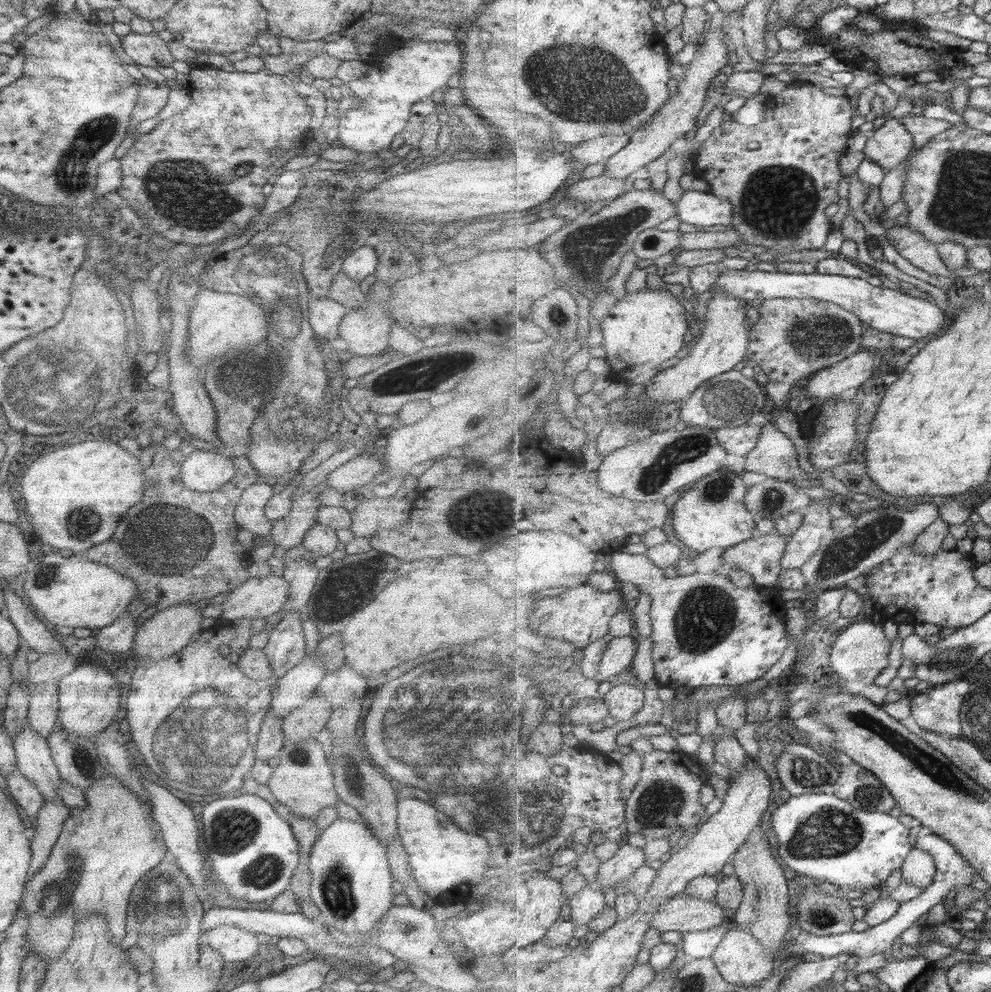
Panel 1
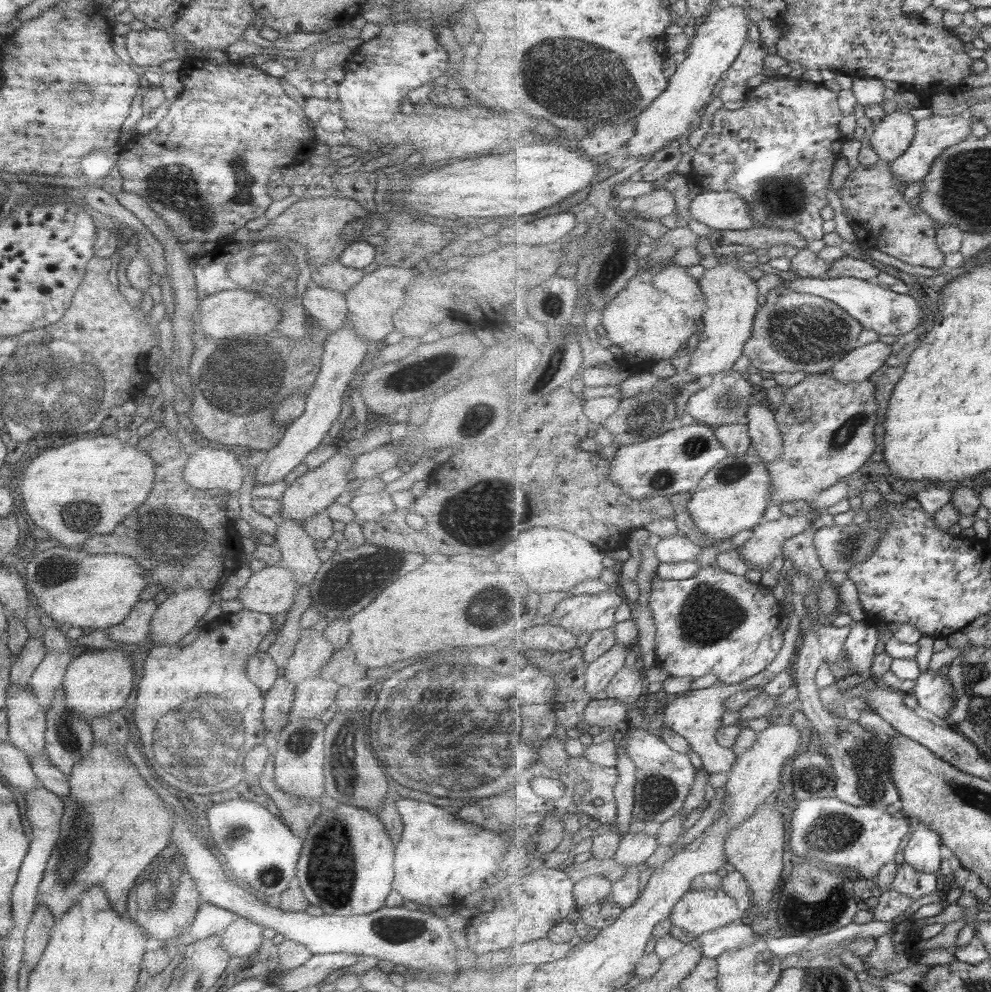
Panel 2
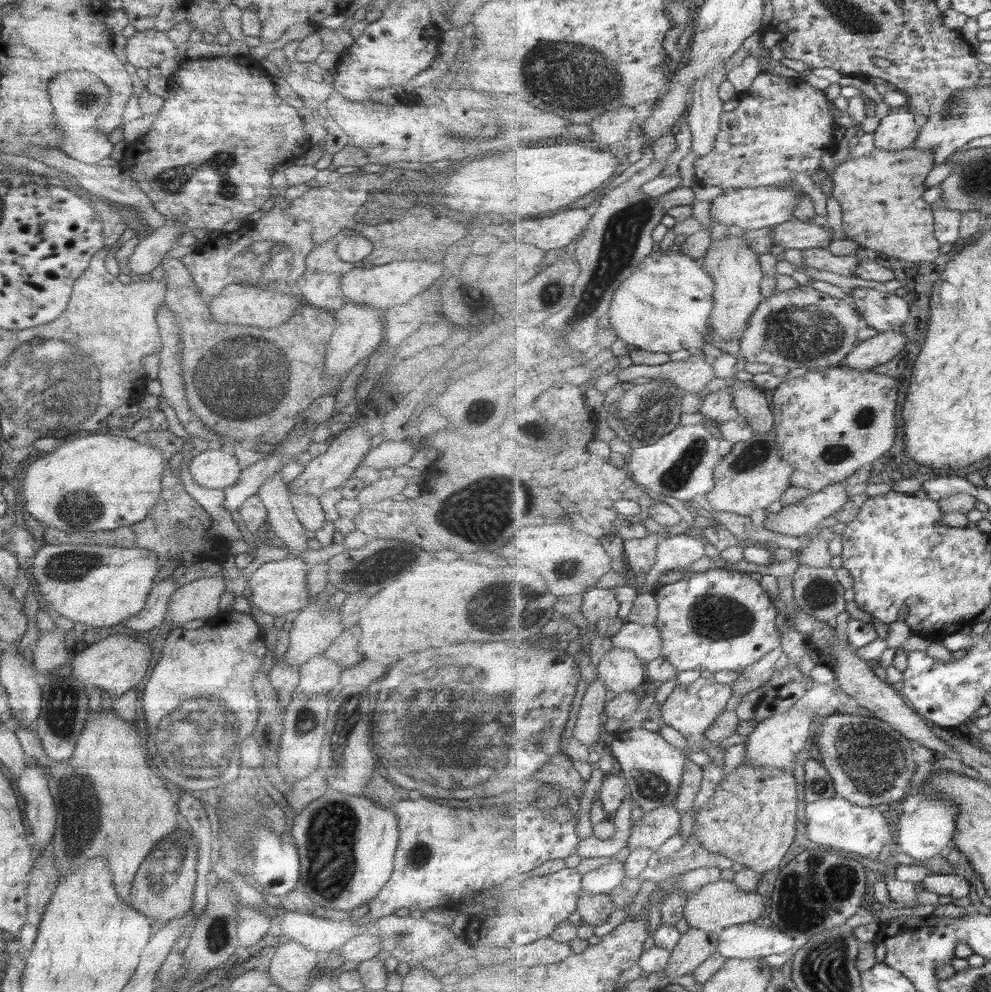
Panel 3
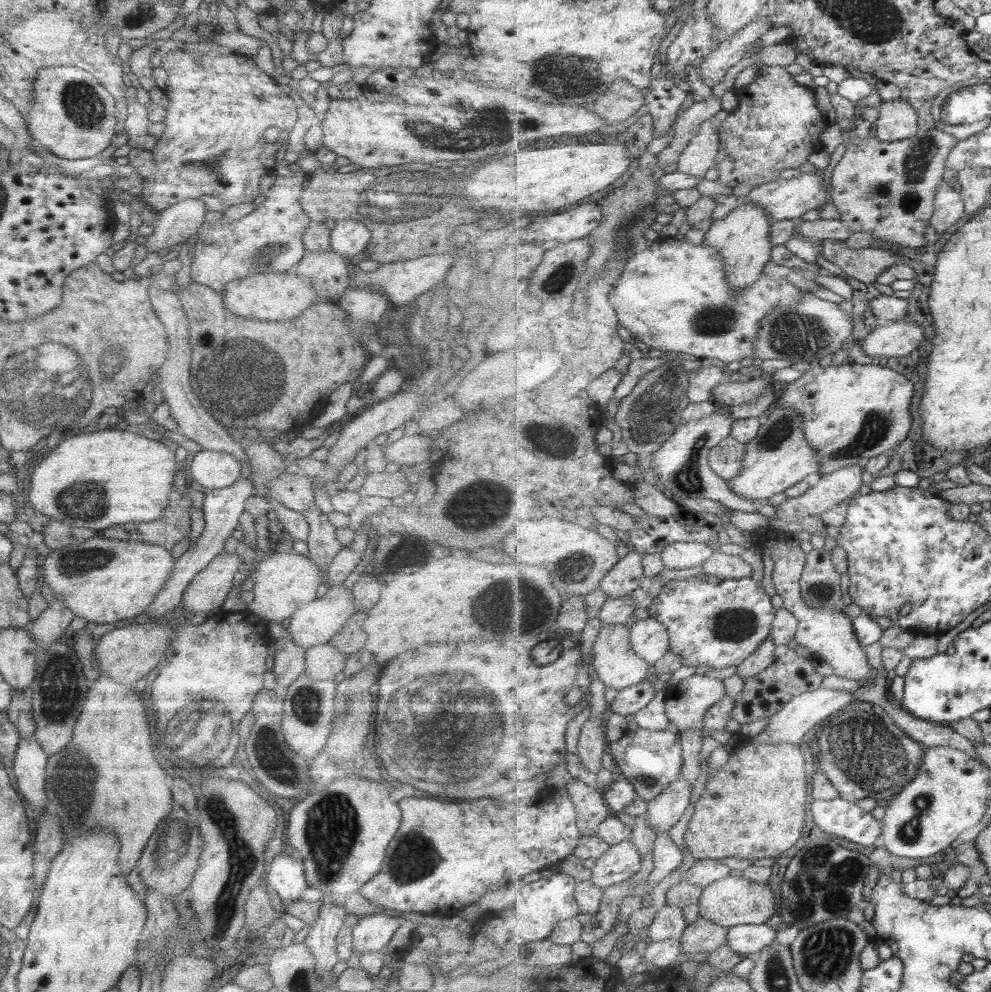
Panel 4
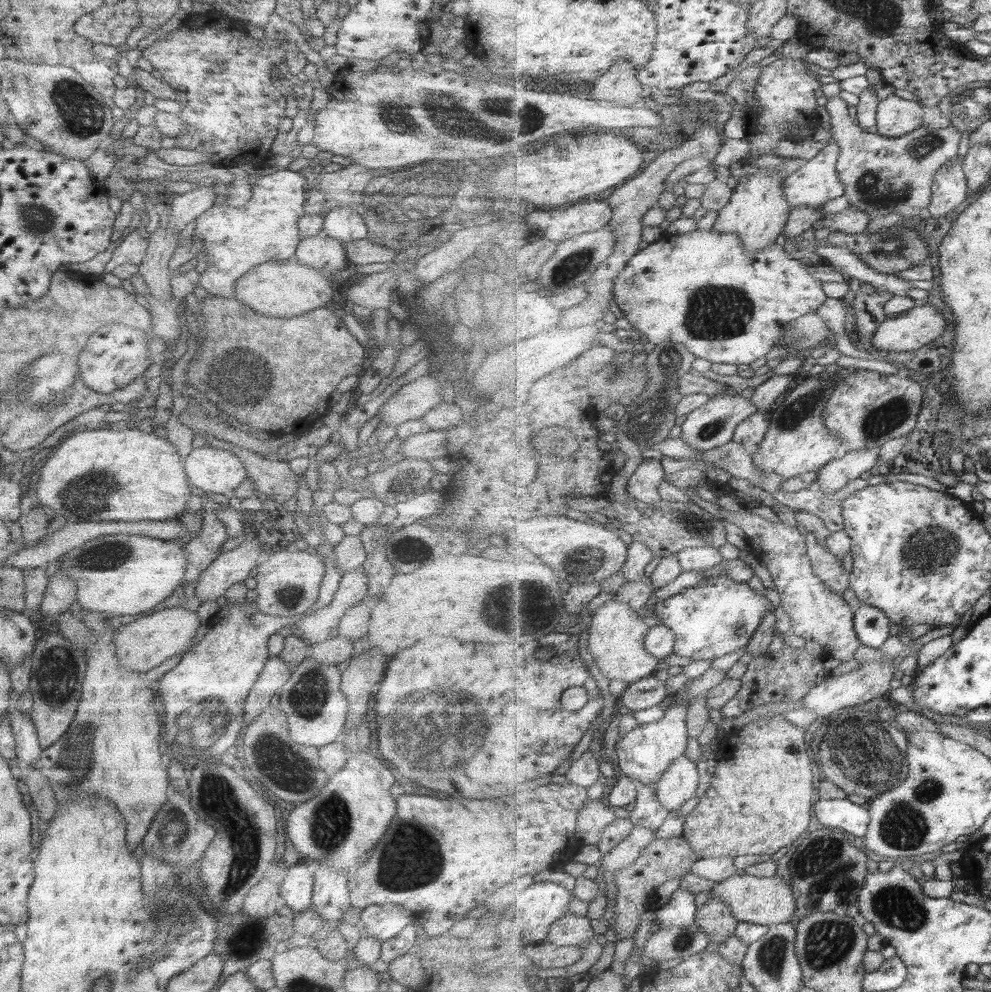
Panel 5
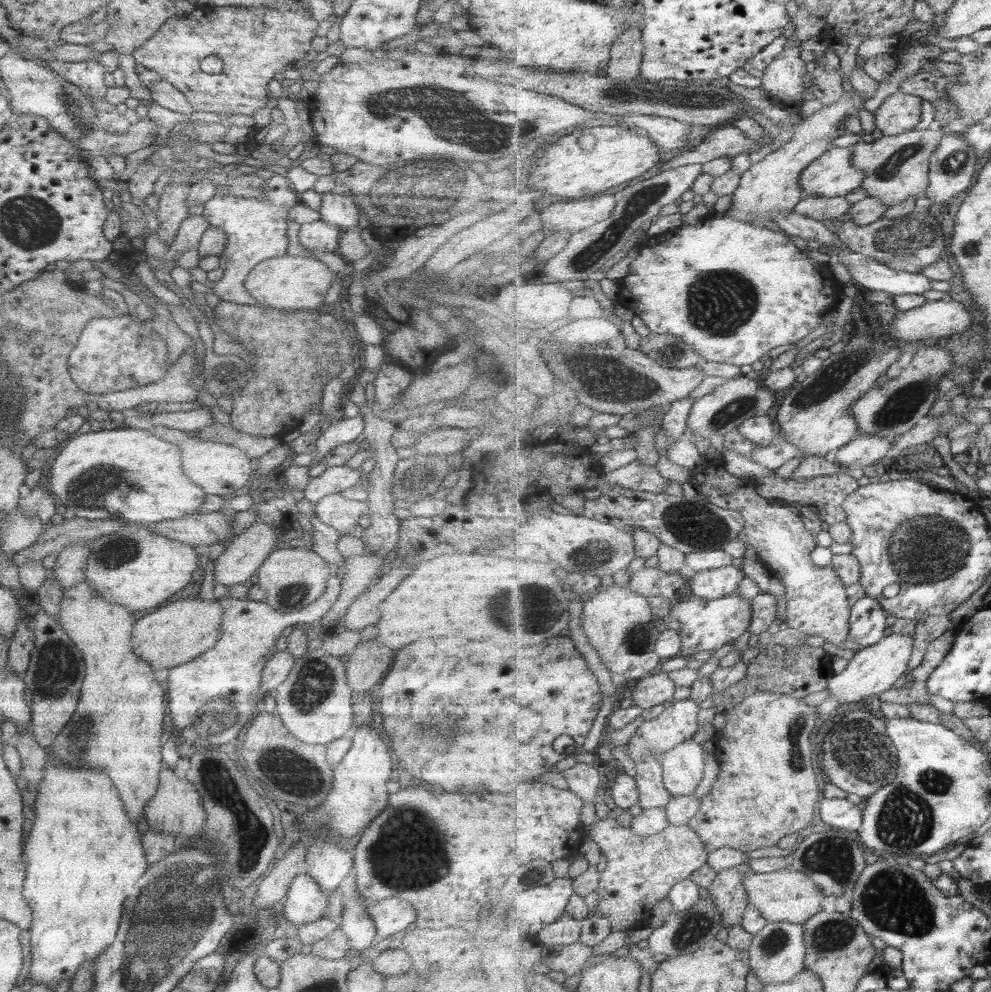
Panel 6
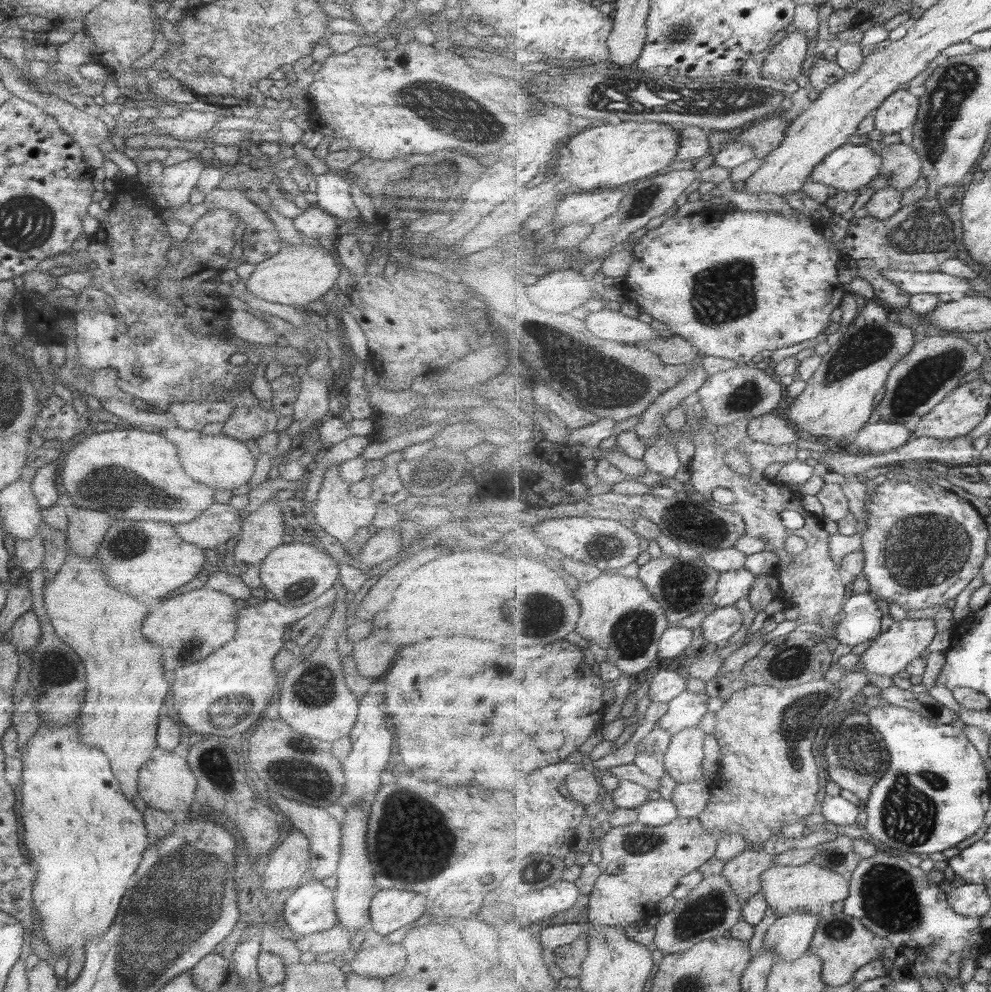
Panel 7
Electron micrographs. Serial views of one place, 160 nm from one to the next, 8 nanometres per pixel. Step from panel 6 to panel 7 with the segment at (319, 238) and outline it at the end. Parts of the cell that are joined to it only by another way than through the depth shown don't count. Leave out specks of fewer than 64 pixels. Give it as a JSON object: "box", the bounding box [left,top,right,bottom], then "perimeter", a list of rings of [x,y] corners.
{"box":[292,205,339,239],"perimeter":[[[309,205],[299,216],[292,219],[293,228],[303,239],[319,239],[325,235],[334,234],[339,222],[325,214],[314,205]]]}

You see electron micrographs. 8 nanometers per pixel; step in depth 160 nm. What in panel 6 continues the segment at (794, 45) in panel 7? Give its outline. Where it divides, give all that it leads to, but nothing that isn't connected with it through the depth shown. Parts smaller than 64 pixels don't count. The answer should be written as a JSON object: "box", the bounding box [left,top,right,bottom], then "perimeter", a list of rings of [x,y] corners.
{"box":[762,47,807,100],"perimeter":[[[799,47],[781,52],[765,70],[762,88],[785,100],[805,100],[807,91],[807,62],[801,60]]]}

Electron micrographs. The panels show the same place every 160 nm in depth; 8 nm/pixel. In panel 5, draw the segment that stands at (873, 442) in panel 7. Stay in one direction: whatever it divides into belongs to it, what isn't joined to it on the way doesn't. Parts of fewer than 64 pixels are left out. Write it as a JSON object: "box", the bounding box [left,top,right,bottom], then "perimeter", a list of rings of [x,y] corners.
{"box":[816,449,881,494],"perimeter":[[[875,449],[843,451],[841,456],[819,470],[816,486],[827,494],[842,490],[849,481],[859,478],[863,472],[873,471],[877,464],[881,464],[879,460]]]}

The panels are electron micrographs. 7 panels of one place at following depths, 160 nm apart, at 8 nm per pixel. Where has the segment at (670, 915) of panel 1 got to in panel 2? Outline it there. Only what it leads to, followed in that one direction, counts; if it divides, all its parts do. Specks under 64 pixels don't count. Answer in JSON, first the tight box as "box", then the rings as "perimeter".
{"box":[670,887,750,937],"perimeter":[[[721,887],[719,889],[711,889],[707,888],[705,890],[699,891],[689,891],[675,906],[670,916],[672,923],[675,926],[680,927],[683,930],[693,933],[696,937],[701,936],[704,932],[712,931],[722,926],[740,922],[748,919],[748,915],[750,913],[750,909],[741,910],[739,906],[737,906],[736,898],[733,896],[729,896]]]}

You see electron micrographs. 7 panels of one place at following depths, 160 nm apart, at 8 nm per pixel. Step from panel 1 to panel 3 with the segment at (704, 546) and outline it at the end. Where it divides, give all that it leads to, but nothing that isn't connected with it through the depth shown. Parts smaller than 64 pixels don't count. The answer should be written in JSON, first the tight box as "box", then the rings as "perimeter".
{"box":[705,428,794,517],"perimeter":[[[774,428],[765,434],[755,434],[749,441],[741,441],[731,446],[731,452],[727,456],[721,456],[721,461],[716,466],[713,490],[705,496],[710,508],[750,517],[755,510],[766,509],[775,500],[779,501],[791,487],[790,476],[794,471],[781,458],[779,447]]]}

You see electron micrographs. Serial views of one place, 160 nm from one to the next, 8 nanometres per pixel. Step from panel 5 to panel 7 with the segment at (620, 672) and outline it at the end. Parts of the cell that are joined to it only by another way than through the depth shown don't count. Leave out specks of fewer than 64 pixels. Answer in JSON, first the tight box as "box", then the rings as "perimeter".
{"box":[577,572,671,677],"perimeter":[[[604,572],[595,582],[581,584],[577,598],[583,608],[577,632],[603,646],[608,662],[617,664],[625,676],[633,674],[639,677],[653,668],[660,658],[660,638],[671,623],[660,601],[641,579]]]}

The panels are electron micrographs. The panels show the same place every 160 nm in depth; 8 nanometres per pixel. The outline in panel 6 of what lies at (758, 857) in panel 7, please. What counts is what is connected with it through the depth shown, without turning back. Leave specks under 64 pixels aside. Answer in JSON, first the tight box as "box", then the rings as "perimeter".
{"box":[708,862,751,930],"perimeter":[[[747,862],[729,870],[723,870],[708,887],[709,895],[714,898],[715,906],[721,913],[723,926],[727,930],[742,924],[745,911],[750,904],[743,879],[751,872]]]}

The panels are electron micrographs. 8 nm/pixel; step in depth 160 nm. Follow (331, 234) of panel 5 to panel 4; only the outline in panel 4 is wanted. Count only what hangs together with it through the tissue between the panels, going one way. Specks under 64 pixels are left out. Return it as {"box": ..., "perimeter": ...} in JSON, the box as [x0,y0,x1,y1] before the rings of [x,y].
{"box":[329,220,369,261],"perimeter":[[[343,220],[332,223],[329,230],[329,248],[331,252],[349,261],[366,248],[369,241],[369,229],[365,221]]]}

